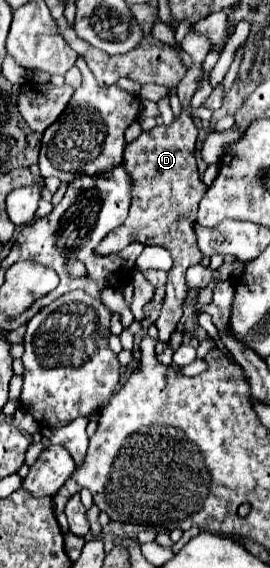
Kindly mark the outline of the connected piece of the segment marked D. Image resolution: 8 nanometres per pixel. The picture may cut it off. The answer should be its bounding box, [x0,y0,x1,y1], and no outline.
[97,110,207,342]

